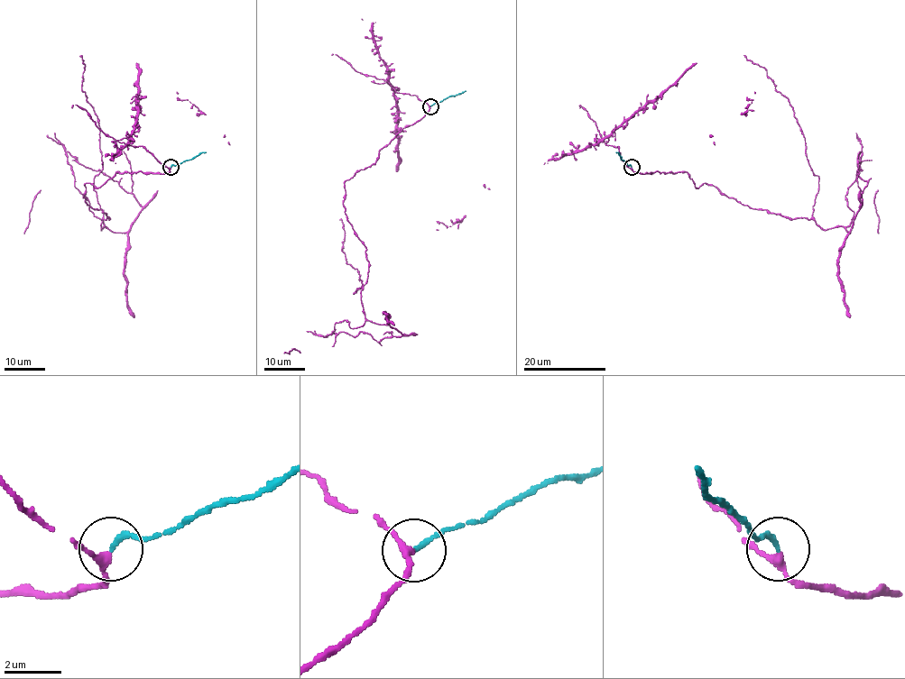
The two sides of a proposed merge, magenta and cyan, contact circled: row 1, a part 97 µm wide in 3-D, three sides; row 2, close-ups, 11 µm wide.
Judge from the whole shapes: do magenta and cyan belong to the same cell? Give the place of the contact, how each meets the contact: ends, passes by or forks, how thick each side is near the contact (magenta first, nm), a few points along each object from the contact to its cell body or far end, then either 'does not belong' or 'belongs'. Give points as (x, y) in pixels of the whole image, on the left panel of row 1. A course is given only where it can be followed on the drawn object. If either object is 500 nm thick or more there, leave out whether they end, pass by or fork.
at (170, 167); magenta passes by; cyan ends there; 240 nm thick on the magenta side, 170 nm on the other; magenta runs (170, 167), (86, 183), (85, 202), (108, 218), (93, 188), (103, 168), (98, 118), (82, 89), (81, 55); cyan runs (170, 167), (206, 152); belongs

